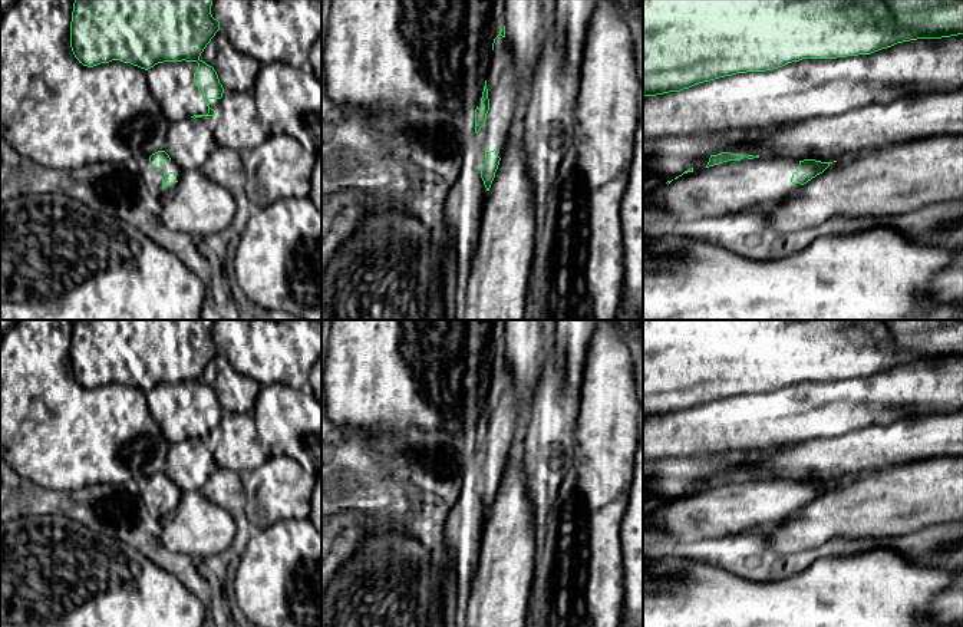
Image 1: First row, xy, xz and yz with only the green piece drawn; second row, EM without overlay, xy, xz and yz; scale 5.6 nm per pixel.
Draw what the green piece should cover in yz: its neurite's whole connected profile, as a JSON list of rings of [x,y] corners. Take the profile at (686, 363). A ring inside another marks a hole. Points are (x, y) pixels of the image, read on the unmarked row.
[[[643,320],[643,419],[802,380],[871,376],[897,364],[963,356],[963,320]]]

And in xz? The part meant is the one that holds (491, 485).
[[[485,471],[485,485],[481,489],[481,499],[484,502],[487,512],[489,512],[491,509],[491,505],[495,499],[495,494],[498,491],[499,482],[501,479],[498,478],[495,471],[491,473]]]

